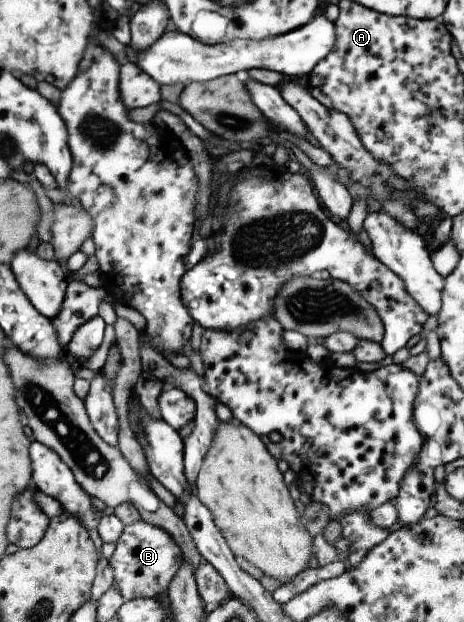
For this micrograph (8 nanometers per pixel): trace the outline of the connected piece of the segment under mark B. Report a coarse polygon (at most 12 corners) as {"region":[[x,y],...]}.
{"region":[[141,520],[108,561],[126,601],[167,591],[182,550]]}

